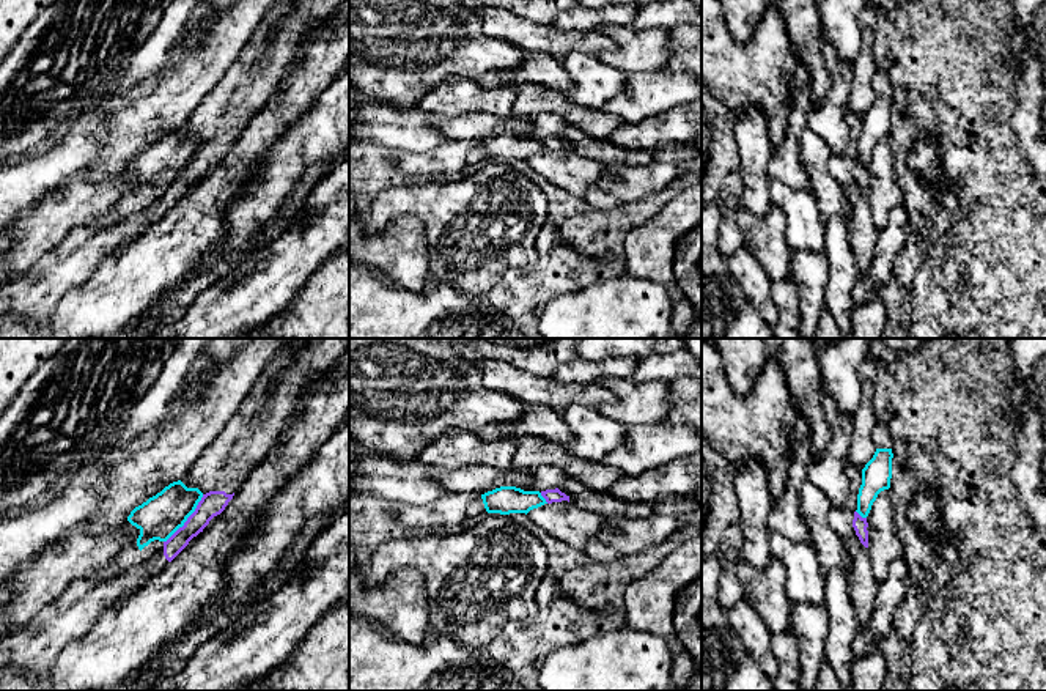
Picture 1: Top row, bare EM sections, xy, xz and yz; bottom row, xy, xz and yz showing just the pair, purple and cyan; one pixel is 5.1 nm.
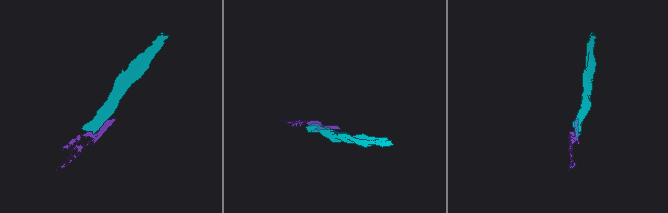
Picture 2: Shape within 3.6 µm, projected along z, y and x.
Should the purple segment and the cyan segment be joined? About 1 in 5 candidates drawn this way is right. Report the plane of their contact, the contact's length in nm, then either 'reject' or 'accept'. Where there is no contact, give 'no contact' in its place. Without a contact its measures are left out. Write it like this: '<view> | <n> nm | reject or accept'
xy | 320 nm | reject

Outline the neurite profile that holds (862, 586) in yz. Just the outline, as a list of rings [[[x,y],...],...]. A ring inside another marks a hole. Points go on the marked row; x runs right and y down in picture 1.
[[[854,534],[845,543],[851,557],[851,570],[848,573],[849,597],[854,601],[860,626],[865,626],[873,615],[878,582],[868,549],[860,543],[859,537]]]

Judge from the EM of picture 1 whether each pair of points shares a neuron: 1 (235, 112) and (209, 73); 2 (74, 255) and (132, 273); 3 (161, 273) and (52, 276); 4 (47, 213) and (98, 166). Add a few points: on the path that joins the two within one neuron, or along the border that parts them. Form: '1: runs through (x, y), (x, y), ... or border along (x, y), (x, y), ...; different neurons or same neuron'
1: border along (239, 52), (194, 110); different neurons
2: border along (131, 241), (109, 255), (74, 288); different neurons
3: border along (120, 251), (109, 255), (85, 282), (62, 296); different neurons
4: border along (126, 167), (101, 175), (79, 175); different neurons

